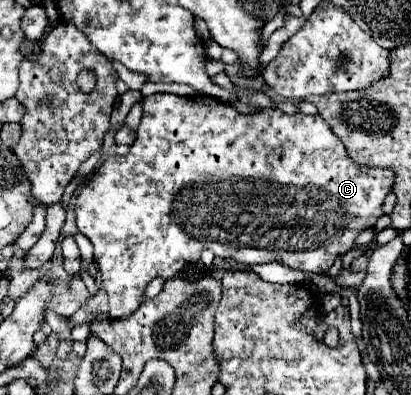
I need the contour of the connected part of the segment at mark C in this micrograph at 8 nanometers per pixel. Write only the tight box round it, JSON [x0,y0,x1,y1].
[76,93,394,319]

